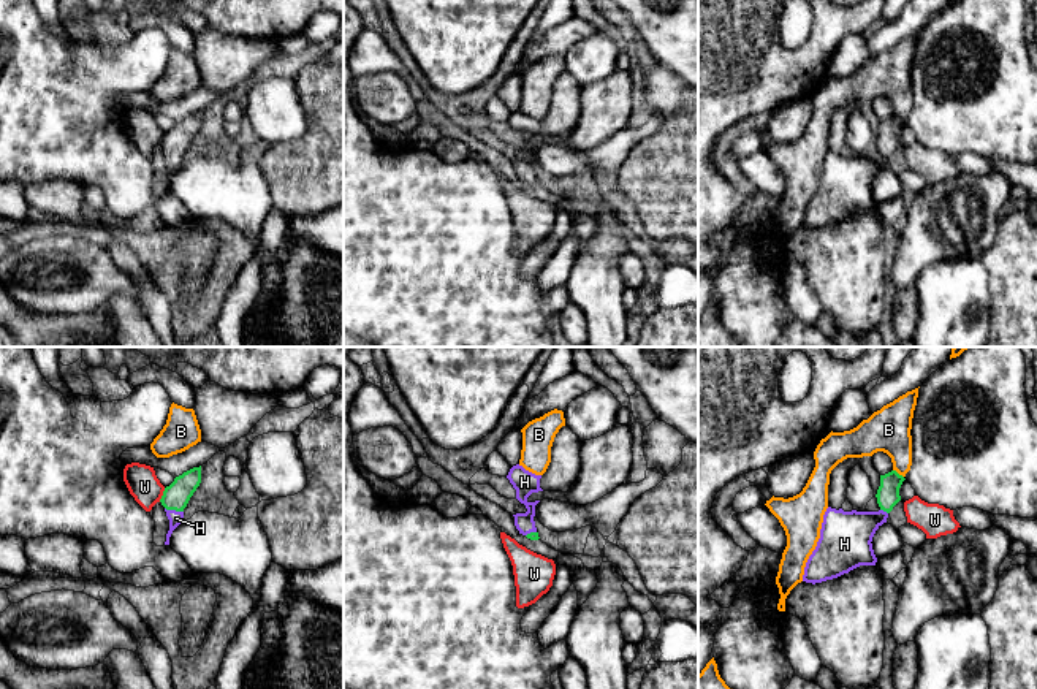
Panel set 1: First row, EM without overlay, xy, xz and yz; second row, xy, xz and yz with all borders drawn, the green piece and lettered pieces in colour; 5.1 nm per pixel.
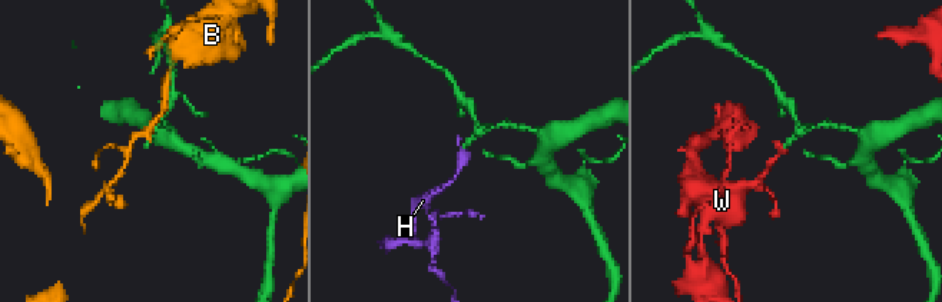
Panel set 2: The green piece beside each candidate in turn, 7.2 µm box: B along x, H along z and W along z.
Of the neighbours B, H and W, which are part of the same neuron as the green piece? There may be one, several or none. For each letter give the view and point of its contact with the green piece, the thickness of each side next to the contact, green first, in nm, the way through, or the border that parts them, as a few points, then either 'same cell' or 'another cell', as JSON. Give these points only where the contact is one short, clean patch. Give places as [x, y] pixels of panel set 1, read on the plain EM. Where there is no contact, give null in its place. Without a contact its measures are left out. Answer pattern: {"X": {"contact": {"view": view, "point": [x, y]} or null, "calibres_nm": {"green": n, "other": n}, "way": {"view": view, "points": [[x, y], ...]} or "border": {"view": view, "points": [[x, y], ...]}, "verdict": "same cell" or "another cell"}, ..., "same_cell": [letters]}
{"B": {"contact": {"view": "yz", "point": [896, 118]}, "calibres_nm": {"green": 110, "other": 220}, "verdict": "another cell"}, "H": {"contact": {"view": "xy", "point": [174, 154]}, "calibres_nm": {"green": 140, "other": 70}, "way": {"view": "xy", "points": [[176, 141], [174, 154], [176, 163]]}, "verdict": "same cell"}, "W": {"contact": {"view": "xy", "point": [163, 140]}, "calibres_nm": {"green": 140, "other": 160}, "verdict": "another cell"}, "same_cell": ["H"]}

